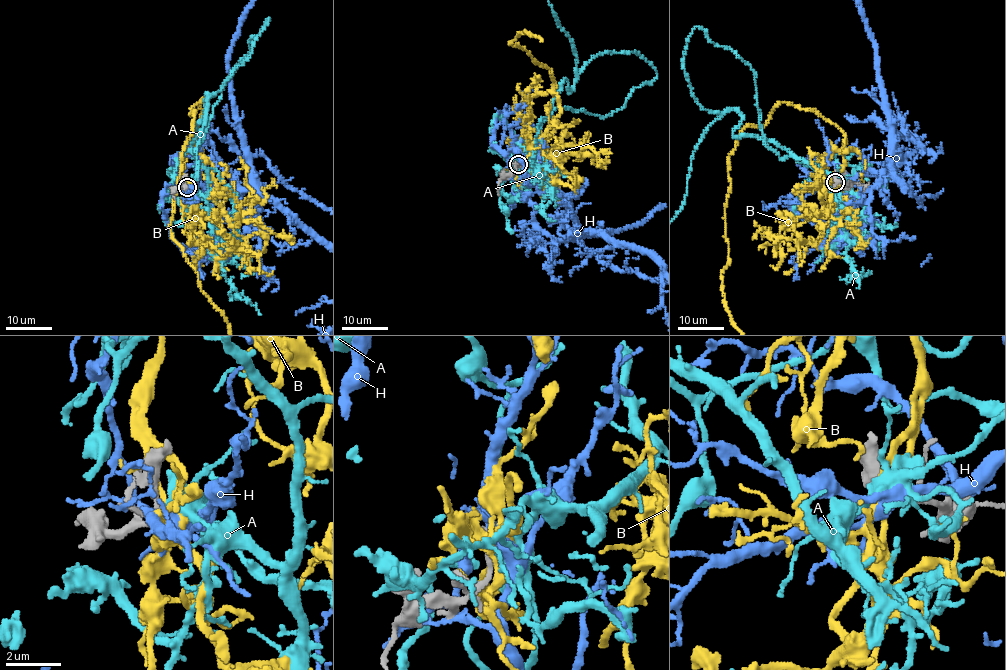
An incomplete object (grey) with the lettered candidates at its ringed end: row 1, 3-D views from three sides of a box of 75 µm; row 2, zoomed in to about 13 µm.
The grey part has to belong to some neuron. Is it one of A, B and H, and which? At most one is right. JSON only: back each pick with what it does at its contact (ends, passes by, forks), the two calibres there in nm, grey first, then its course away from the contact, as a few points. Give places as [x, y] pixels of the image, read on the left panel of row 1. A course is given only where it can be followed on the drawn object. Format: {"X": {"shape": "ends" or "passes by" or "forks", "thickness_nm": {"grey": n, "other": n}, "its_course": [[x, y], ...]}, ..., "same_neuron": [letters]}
{"A": {"shape": "forks", "thickness_nm": {"grey": 240, "other": 400}, "its_course": [[186, 187], [204, 195], [207, 190], [206, 170], [191, 145], [206, 94], [196, 179], [184, 207]]}, "same_neuron": ["A"]}

